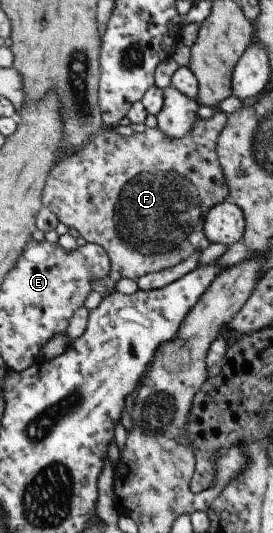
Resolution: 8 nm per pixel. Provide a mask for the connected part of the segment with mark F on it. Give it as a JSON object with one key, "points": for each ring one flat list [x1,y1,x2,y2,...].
{"points":[[215,109,214,115,209,119,198,119,192,126,192,129,188,131,188,135,182,137,182,139,170,139,170,137,166,137,164,133,160,133,156,128,146,128,141,133,134,132,132,135,124,136,112,132,112,128,103,127,99,133,96,133,96,137,92,141,88,141,84,147,74,151,68,150,63,152,60,159,54,164,54,167,50,169,48,177,46,177,46,183,44,183,44,189,42,189,42,195,40,195,42,206,47,207,57,217,58,222,64,223,68,228,73,227,76,229,86,243,93,243,104,249,104,253,106,253,109,259,108,275,104,280,96,279,96,281,91,283,92,289,95,289,102,297,109,294,109,291,114,288,118,280,132,279,135,282,142,275,148,275,161,269,168,269,184,261,192,253,201,251,204,243,208,243,203,232,203,221,206,212,213,205,228,200,226,179,222,175,215,146,220,131,224,129,224,125,226,125,226,114]]}

